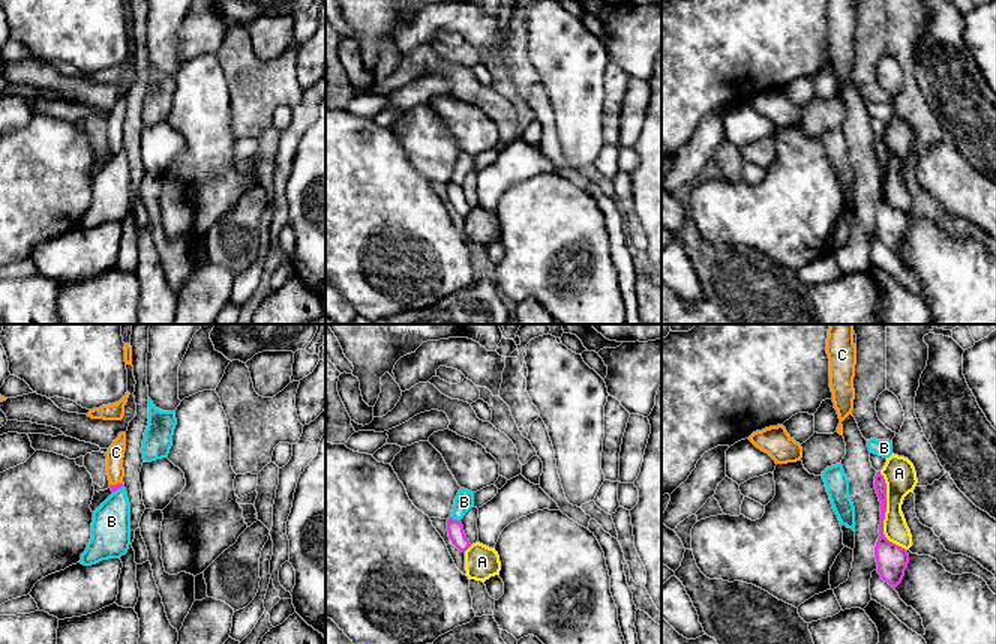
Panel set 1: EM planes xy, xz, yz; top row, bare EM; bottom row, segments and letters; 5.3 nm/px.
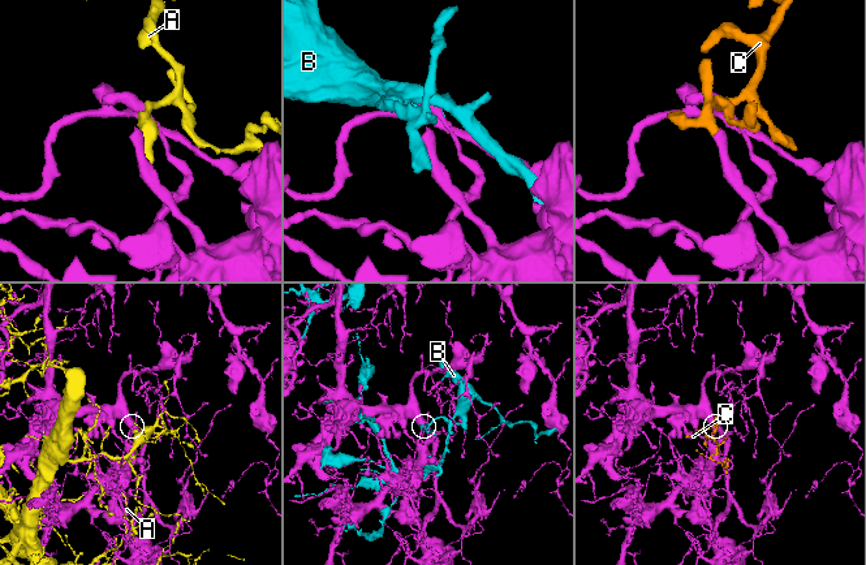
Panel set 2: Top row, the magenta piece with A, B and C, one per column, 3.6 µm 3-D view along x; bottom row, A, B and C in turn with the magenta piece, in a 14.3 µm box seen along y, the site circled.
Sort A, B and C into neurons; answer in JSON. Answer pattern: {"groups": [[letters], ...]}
{"groups": [["A"], ["B"], ["C"]]}

